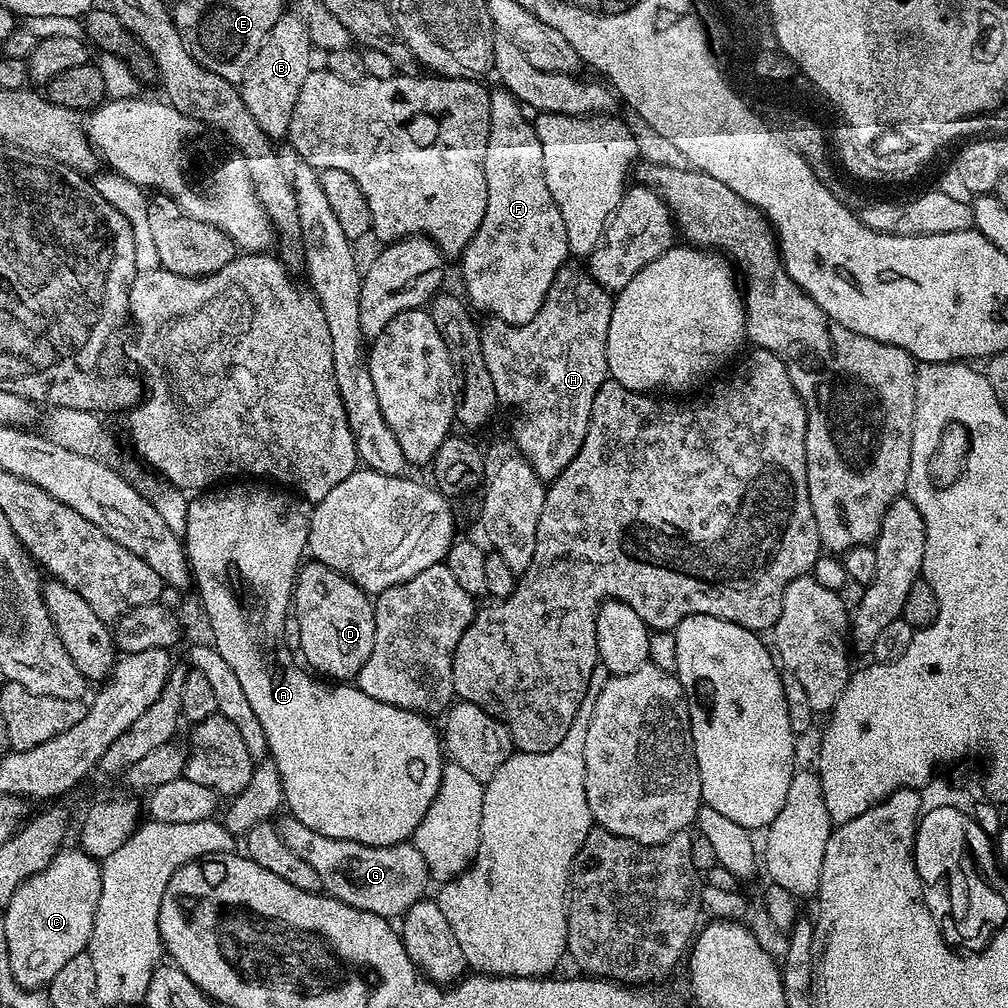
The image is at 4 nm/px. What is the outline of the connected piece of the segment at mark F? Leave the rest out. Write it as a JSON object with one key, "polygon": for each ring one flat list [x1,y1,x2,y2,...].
{"polygon":[[497,90,491,97,490,138,486,146,486,214,482,226,478,226,478,234,474,234,462,257,463,291,473,309,485,308,489,317,504,320,507,324,525,324,538,314,548,299,548,291,556,283,556,275,565,267,564,259,569,259,566,225,562,223,558,202,554,202,546,186,542,142,538,142,535,123,524,117,525,109,510,93]]}

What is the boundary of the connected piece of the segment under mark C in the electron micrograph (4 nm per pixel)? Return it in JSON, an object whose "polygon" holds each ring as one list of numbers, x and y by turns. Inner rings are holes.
{"polygon":[[68,846,53,858,46,870,34,874,14,890,2,912,2,935,8,946,7,969,22,989,47,989,54,974,70,958,87,949,98,898,102,898,102,876,101,861,87,856,79,847]]}

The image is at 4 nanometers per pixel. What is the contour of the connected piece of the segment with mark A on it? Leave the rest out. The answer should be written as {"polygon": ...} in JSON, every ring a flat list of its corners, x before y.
{"polygon":[[228,482,223,486,213,486,193,495,188,502,186,528,182,539,184,549,188,551,188,565,192,567,194,588,200,591,199,599,203,603,206,614,209,615,218,654,222,654,222,658,226,658,226,662,234,669,234,675,238,677,238,682,242,682,242,691,246,694,246,699,250,701,250,707,254,709,258,722,262,722,262,730,266,730,268,756,276,763,276,770,280,774,278,788,282,793,286,808,288,804,287,811,295,816,298,822,302,822,302,826,310,826,310,830,318,830,318,834,326,838,362,842,366,846,403,844,411,841,412,835,418,830,418,824,422,822,422,818,426,818,426,810,430,810,430,802,434,802,438,794,438,786,442,782,442,770,446,763,446,756,442,751,442,740,438,735,437,725,435,728,428,721,431,719,425,718,421,713,390,706,386,702,378,702,378,698,370,698,370,694,366,694,362,689,348,682,325,682,313,675,311,671,305,670,299,663,296,665,292,661,294,652,288,647,284,637,286,623,284,615,287,612,289,615,290,605,294,600,294,585,298,569,305,559,303,556,306,556,312,509,313,505,309,501,268,482]]}

